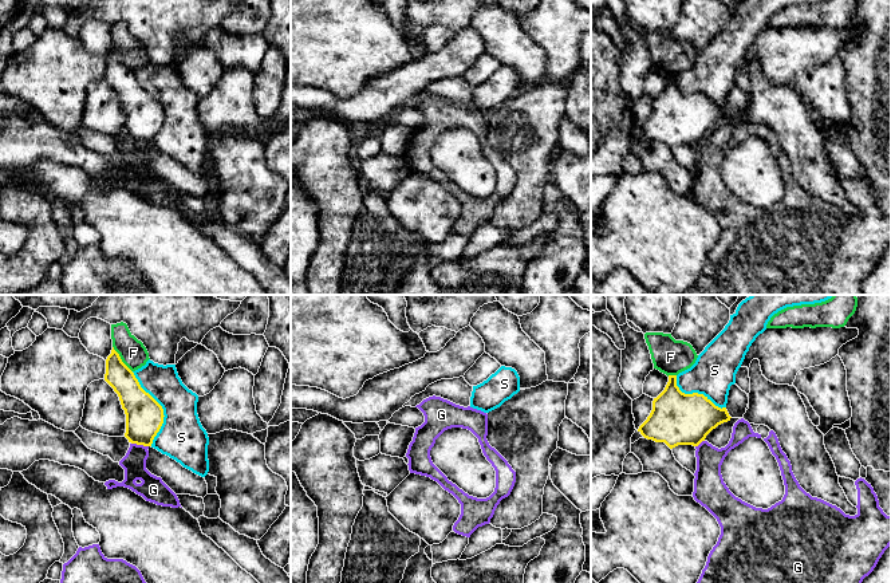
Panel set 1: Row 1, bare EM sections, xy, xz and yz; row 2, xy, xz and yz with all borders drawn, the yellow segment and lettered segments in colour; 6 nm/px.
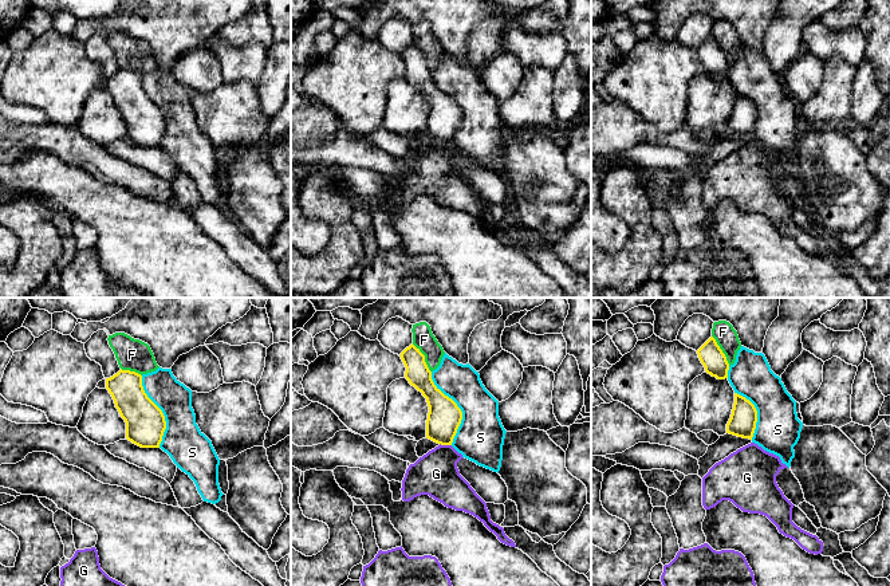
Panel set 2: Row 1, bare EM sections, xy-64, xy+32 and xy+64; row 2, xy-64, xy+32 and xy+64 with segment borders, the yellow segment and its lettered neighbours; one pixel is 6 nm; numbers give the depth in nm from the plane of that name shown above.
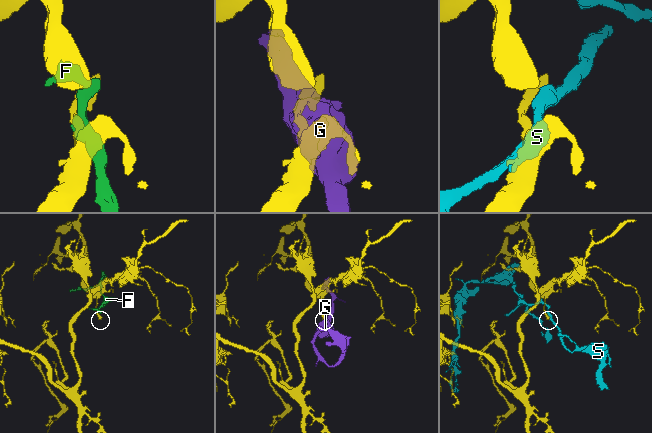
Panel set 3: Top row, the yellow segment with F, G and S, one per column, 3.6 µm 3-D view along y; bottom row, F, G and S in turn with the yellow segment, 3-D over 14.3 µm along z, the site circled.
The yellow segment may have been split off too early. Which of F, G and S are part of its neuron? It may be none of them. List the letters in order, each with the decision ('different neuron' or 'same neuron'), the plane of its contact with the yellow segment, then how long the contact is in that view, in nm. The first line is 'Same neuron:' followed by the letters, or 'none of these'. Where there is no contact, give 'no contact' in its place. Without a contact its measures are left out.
Same neuron: none of these
F: different neuron | xy | 200 nm
G: different neuron | xy | 110 nm
S: different neuron | xy | 460 nm

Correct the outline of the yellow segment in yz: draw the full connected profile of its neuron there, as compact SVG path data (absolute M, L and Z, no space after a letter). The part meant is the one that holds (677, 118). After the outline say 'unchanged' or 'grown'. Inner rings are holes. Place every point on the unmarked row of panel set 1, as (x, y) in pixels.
M669 75L665 90L653 101L653 110L638 131L647 139L665 142L670 149L678 145L698 146L718 125L730 121L726 107L715 106L703 94L685 94L677 86L677 75Z; unchanged

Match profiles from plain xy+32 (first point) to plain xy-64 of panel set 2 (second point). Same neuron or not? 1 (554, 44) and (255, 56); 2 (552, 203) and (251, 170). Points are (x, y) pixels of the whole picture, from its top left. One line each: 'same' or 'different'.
1: same
2: same

